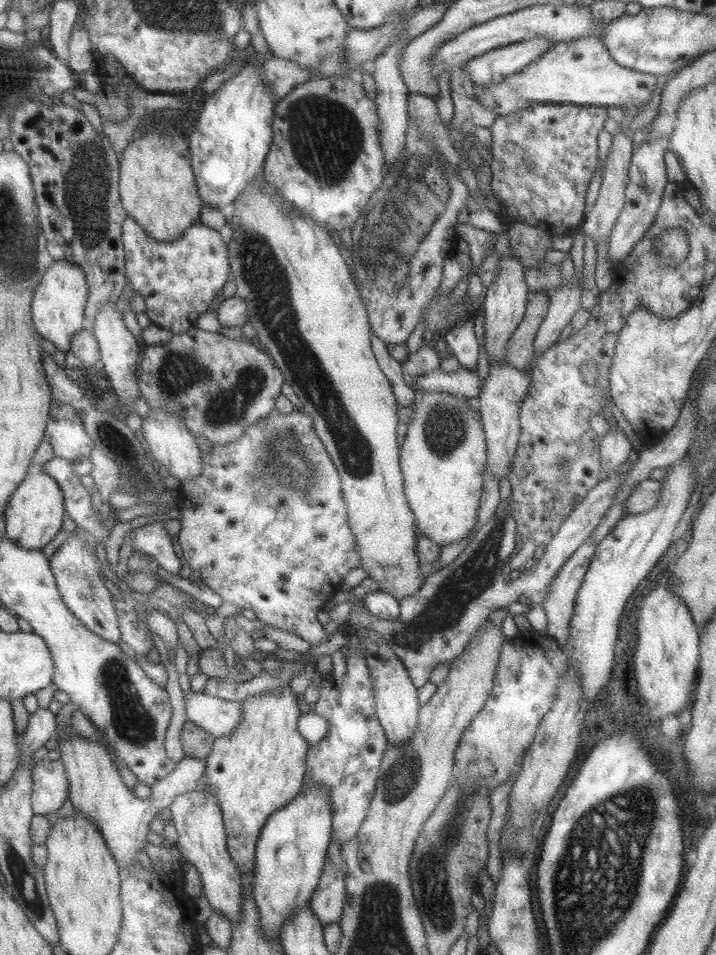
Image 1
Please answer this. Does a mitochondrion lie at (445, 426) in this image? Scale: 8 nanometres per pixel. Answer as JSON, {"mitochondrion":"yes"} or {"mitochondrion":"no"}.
{"mitochondrion":"yes"}

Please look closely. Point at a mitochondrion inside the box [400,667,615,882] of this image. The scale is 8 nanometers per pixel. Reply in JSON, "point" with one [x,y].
{"point":[461,808]}

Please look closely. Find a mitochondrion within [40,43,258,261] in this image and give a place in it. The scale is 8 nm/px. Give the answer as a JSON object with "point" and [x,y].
{"point":[87,202]}

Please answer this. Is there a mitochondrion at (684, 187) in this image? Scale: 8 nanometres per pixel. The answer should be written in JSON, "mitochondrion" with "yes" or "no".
{"mitochondrion":"no"}

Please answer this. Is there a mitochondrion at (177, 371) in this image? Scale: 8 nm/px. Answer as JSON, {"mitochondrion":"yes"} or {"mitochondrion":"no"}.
{"mitochondrion":"yes"}

